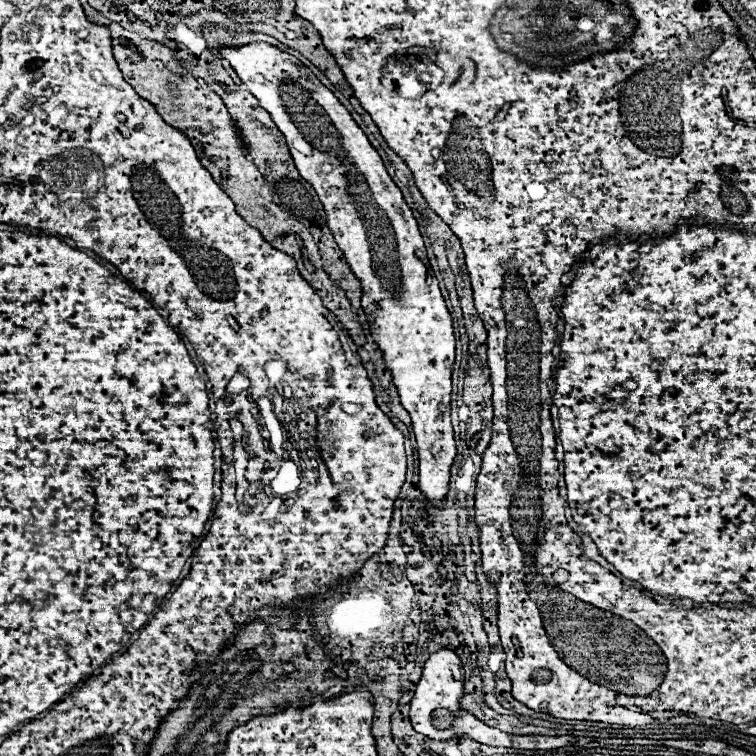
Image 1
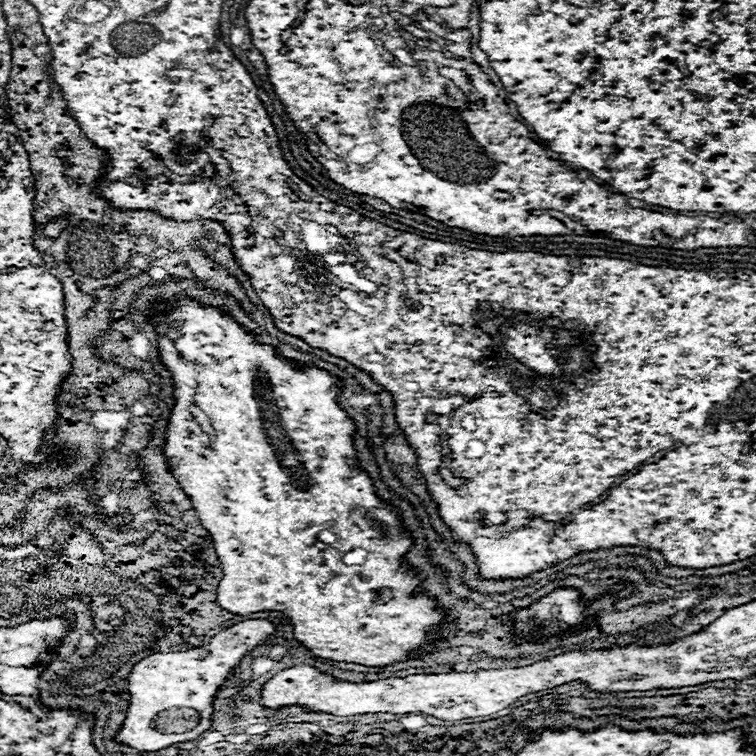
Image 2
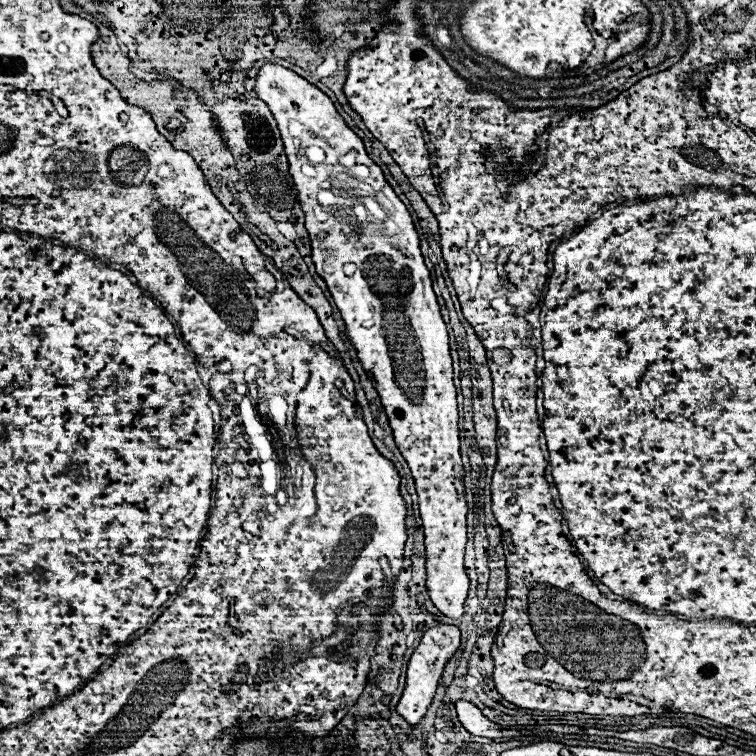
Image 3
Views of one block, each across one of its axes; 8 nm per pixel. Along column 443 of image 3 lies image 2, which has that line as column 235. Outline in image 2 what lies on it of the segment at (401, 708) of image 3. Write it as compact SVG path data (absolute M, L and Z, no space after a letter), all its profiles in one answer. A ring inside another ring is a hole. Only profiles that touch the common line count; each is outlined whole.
M246 620L246 622L234 624L226 630L222 630L220 634L216 634L210 640L210 644L206 644L202 648L192 648L188 652L158 652L158 654L152 654L152 656L140 660L132 668L130 678L128 678L130 680L130 686L128 686L130 710L128 710L128 716L122 724L116 740L124 742L130 748L136 748L140 752L154 752L154 750L162 750L166 746L178 744L178 742L196 740L212 724L216 686L220 690L226 684L228 674L240 666L244 656L252 654L274 632L276 632L276 626L268 620ZM150 678L158 678L158 680L150 680ZM170 708L196 710L200 716L196 728L192 728L188 732L182 732L182 730L176 732L174 722L180 722L182 718L170 718L168 714L162 714ZM166 732L170 732L170 734L166 734Z

